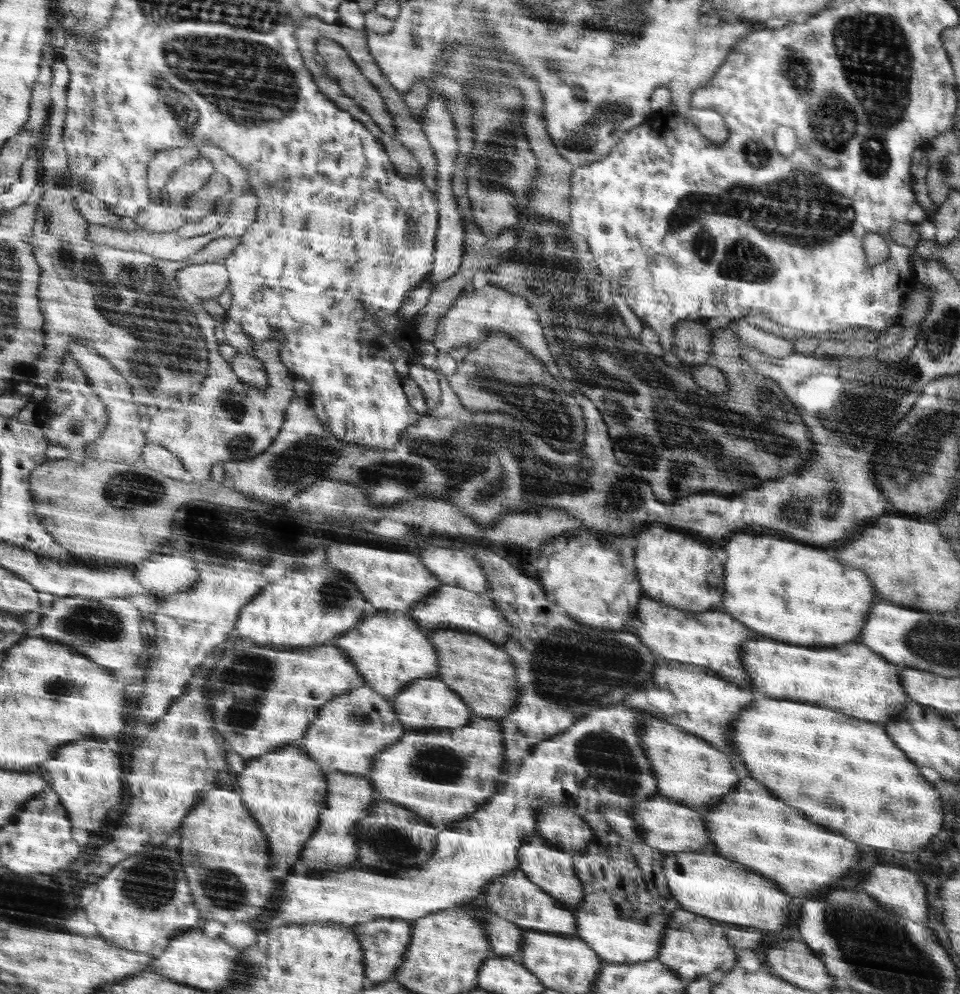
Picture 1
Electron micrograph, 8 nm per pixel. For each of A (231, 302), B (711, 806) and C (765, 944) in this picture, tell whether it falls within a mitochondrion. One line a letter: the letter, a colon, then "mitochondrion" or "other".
A: other
B: other
C: other

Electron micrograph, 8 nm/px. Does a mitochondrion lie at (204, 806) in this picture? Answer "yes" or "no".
no

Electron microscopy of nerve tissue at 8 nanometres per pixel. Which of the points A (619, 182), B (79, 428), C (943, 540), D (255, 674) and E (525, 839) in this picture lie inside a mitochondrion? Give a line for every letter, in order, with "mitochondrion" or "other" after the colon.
A: other
B: mitochondrion
C: other
D: mitochondrion
E: other

